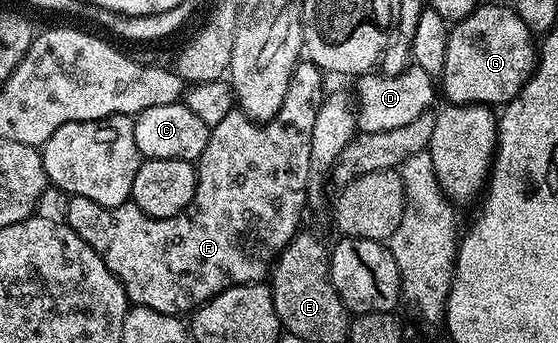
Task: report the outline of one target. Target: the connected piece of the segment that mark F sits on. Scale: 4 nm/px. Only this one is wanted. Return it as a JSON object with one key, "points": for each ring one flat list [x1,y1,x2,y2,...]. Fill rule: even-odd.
{"points":[[308,60,298,61,297,67,293,69,291,80,287,84,287,96,283,100,283,108,279,108,277,115,270,122,254,122,248,118,240,108,234,108,219,120,209,131,207,148,203,148,201,157,197,159,195,165,197,168,197,187,195,196,191,204,183,211,170,218,152,218,147,216,139,209,132,200,123,203,121,206,100,206,95,204,95,200,86,198,70,197,68,199,69,207,63,215,64,221,69,225,84,242,91,244,94,252,107,264,107,268,117,277,119,284,123,284,123,292,128,296,130,303,143,308,151,308,155,312,164,314,176,314,178,316,188,315,197,309,207,300,211,300,219,292,223,292,232,286,245,286,249,282,261,282,272,271,273,263,287,248,287,244,302,229,301,213,305,210,307,203,307,191,309,189,309,165,311,164,311,128,315,128,315,116,319,112,323,101,321,94,321,78,323,71]]}

